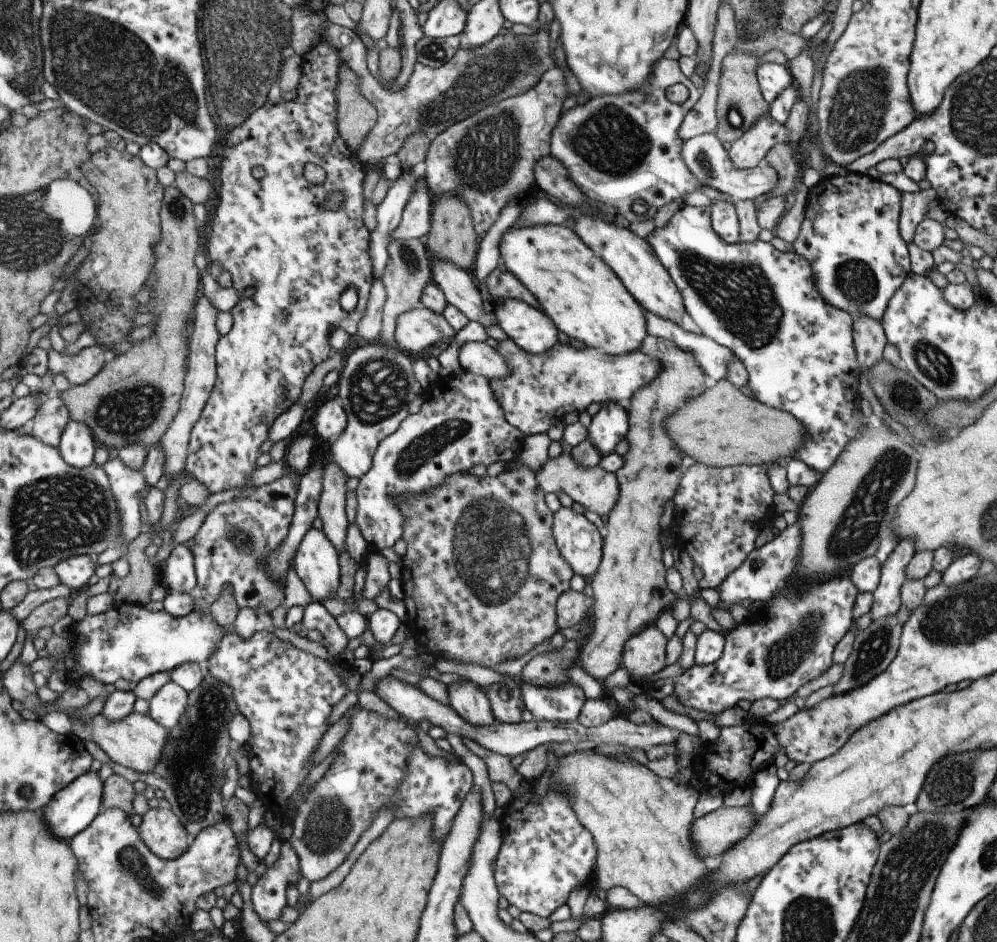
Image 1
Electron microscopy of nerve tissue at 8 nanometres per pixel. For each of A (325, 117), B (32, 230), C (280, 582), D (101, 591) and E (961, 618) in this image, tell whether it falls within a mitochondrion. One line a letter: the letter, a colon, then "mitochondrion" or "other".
A: other
B: mitochondrion
C: other
D: other
E: mitochondrion

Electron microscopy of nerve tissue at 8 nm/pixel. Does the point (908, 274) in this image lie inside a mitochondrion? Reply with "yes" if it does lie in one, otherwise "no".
no

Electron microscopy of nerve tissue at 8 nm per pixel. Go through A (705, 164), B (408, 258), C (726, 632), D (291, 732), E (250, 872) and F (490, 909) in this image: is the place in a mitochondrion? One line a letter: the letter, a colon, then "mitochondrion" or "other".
A: mitochondrion
B: mitochondrion
C: other
D: mitochondrion
E: other
F: other

